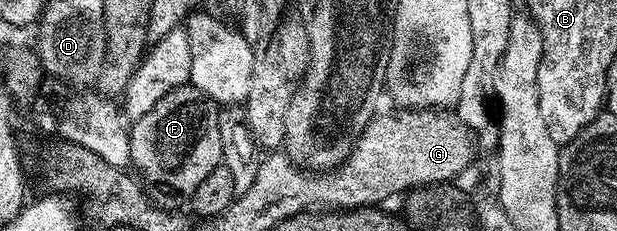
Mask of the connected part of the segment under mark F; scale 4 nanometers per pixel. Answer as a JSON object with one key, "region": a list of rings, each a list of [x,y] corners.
{"region":[[[186,84],[167,92],[147,116],[132,123],[129,160],[136,177],[145,187],[145,195],[156,206],[164,210],[184,207],[195,188],[199,188],[199,183],[216,166],[222,165],[218,113],[218,103],[212,102],[193,85]]]}

